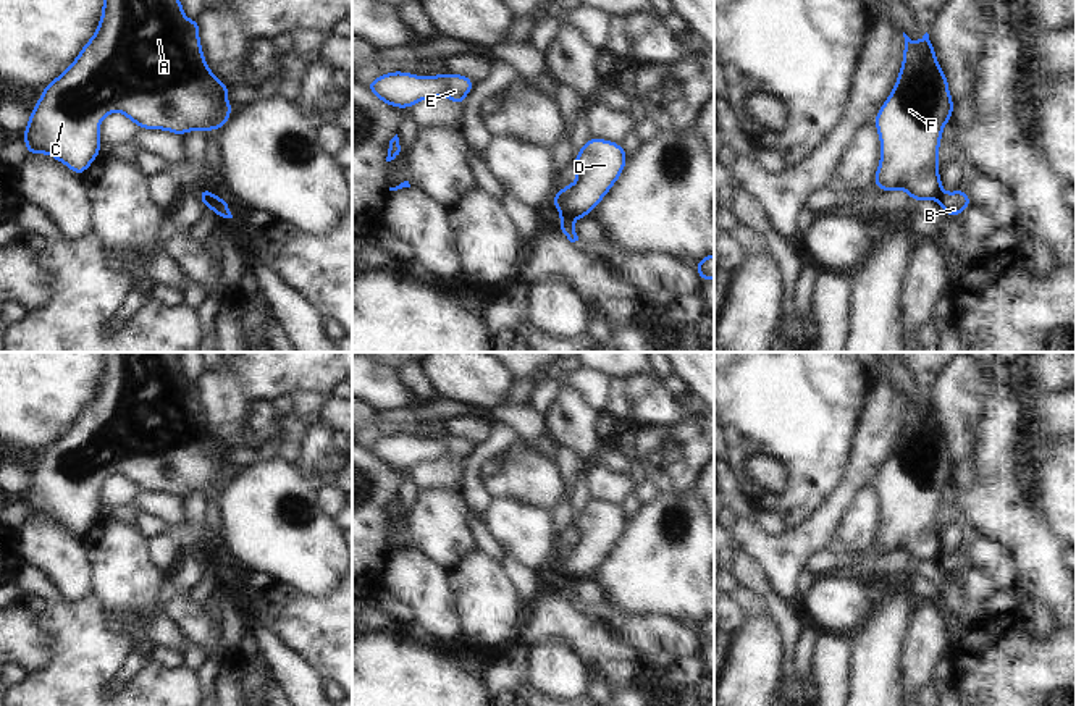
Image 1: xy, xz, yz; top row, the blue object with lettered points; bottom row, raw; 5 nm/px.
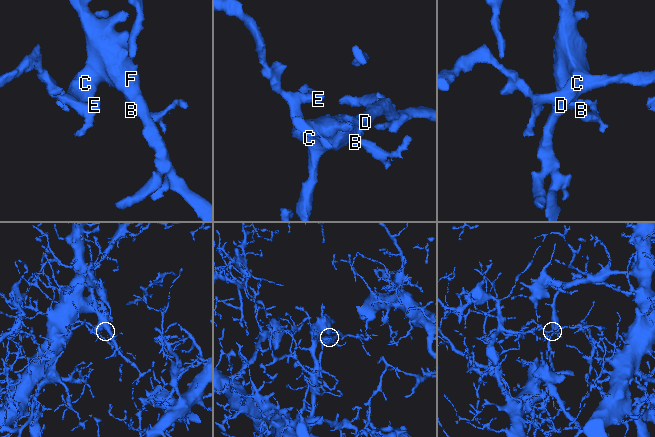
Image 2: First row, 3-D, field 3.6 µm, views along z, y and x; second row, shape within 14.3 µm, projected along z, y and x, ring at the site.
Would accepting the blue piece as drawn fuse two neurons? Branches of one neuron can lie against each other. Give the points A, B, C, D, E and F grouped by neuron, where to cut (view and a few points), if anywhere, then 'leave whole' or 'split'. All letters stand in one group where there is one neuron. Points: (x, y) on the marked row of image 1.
A C D E F / B | xz (563, 217), (574, 218) | split

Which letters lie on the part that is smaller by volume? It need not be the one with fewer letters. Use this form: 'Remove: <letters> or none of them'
Remove: B

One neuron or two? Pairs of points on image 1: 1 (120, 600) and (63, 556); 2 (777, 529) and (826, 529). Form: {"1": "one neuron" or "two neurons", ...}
{"1": "two neurons", "2": "two neurons"}

